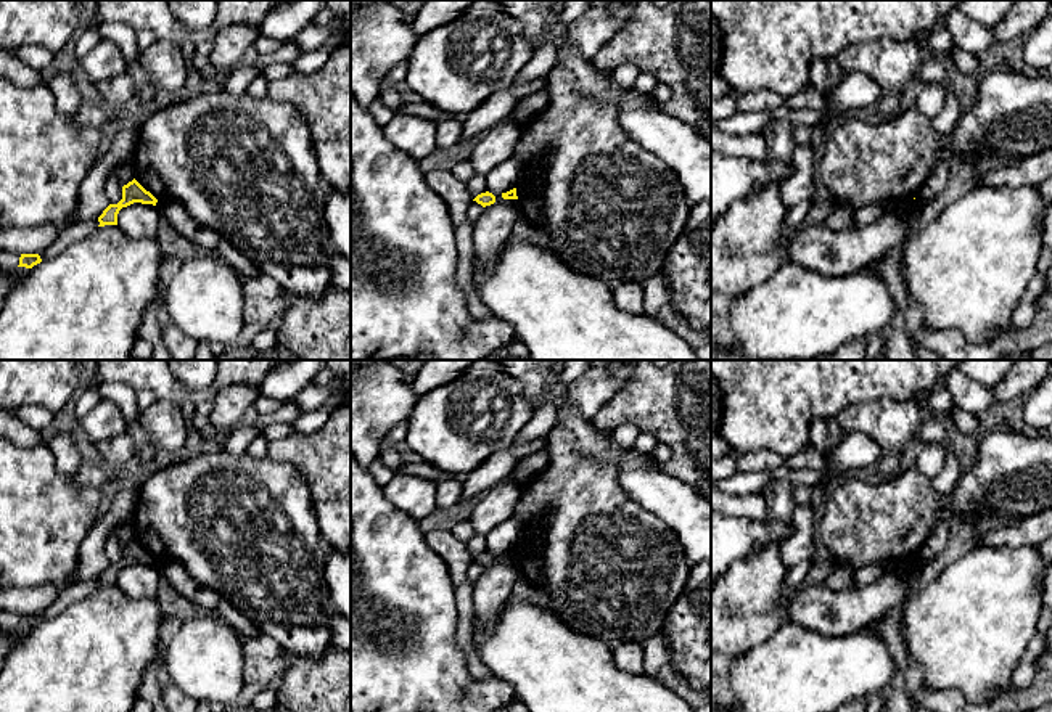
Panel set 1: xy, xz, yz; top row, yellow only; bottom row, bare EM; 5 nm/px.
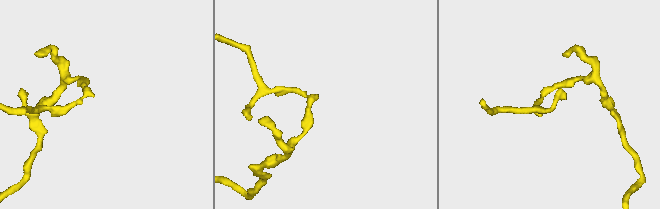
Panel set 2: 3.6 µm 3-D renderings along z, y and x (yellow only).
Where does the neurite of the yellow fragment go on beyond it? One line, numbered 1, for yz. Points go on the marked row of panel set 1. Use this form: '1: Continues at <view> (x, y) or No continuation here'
1: No continuation here

